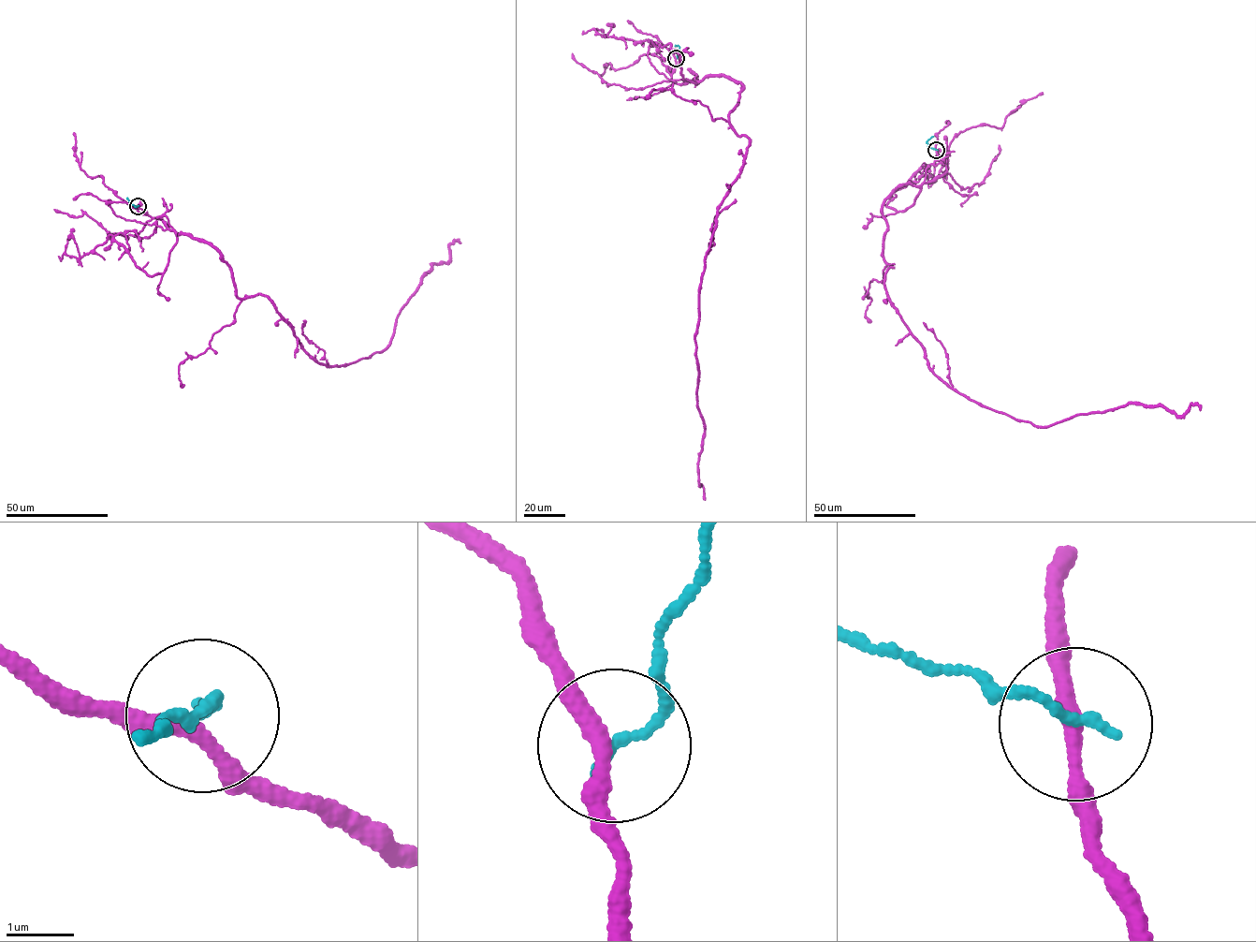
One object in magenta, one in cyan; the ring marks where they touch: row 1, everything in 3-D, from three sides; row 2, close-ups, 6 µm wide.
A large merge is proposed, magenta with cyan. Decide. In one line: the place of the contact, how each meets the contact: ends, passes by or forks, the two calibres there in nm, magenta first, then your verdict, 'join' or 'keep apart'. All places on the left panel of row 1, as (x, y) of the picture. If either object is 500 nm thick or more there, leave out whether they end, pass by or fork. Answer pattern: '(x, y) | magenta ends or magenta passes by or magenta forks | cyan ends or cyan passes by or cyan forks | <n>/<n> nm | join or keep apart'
(138, 206) | magenta passes by | cyan ends | 240/150 nm | keep apart

